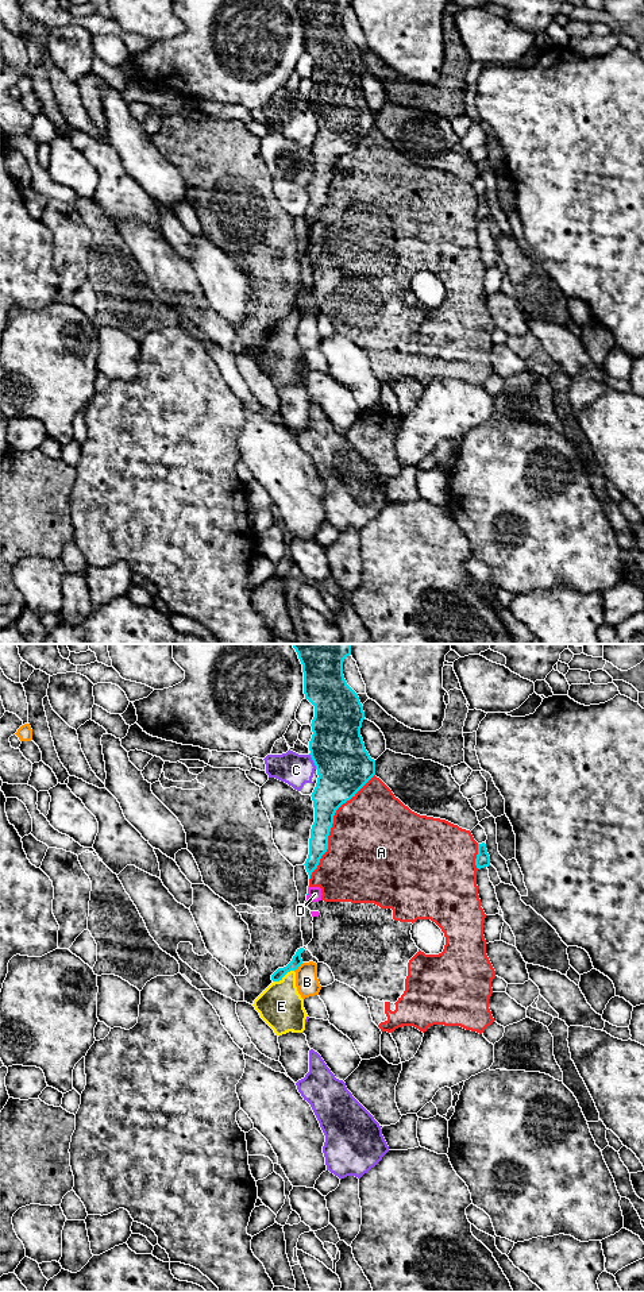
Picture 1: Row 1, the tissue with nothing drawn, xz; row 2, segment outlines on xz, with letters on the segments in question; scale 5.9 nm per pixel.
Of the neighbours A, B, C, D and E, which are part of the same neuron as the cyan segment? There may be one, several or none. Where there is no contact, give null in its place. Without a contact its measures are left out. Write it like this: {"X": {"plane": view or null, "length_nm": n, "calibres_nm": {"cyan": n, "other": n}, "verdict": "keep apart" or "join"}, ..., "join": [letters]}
{"A": {"plane": "xz", "length_nm": 750, "calibres_nm": {"cyan": 220, "other": 500}, "verdict": "keep apart"}, "B": {"plane": "xz", "length_nm": 80, "calibres_nm": {"cyan": 70, "other": 140}, "verdict": "keep apart"}, "C": {"plane": "xz", "length_nm": 100, "calibres_nm": {"cyan": 320, "other": 190}, "verdict": "keep apart"}, "D": {"plane": null, "verdict": "keep apart"}, "E": {"plane": "xz", "length_nm": 140, "calibres_nm": {"cyan": 70, "other": 260}, "verdict": "join"}, "join": ["E"]}

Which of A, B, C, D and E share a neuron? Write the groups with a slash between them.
A D / B / C / E

